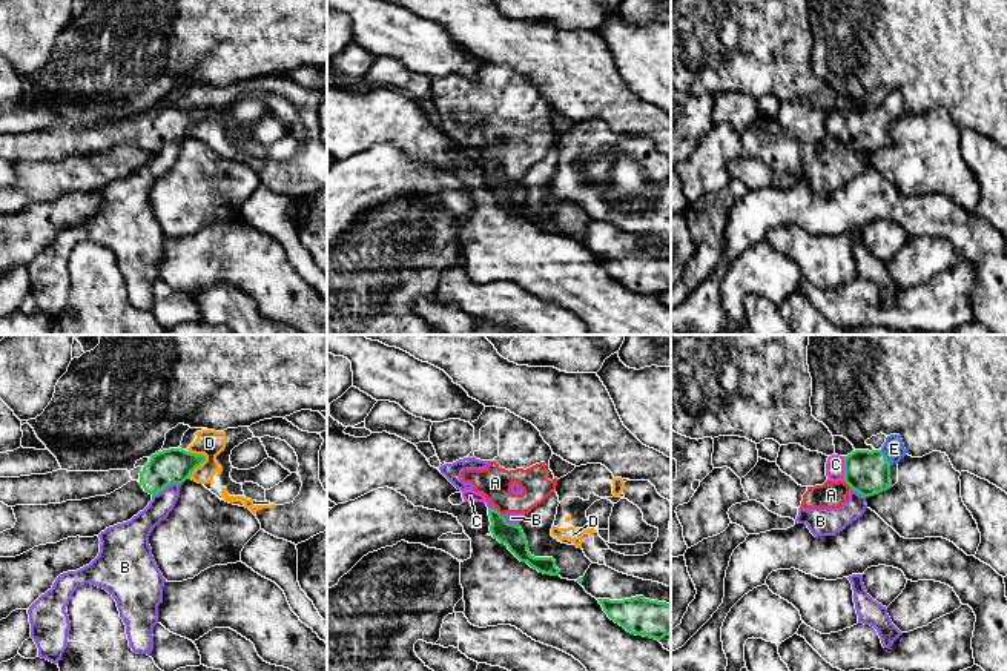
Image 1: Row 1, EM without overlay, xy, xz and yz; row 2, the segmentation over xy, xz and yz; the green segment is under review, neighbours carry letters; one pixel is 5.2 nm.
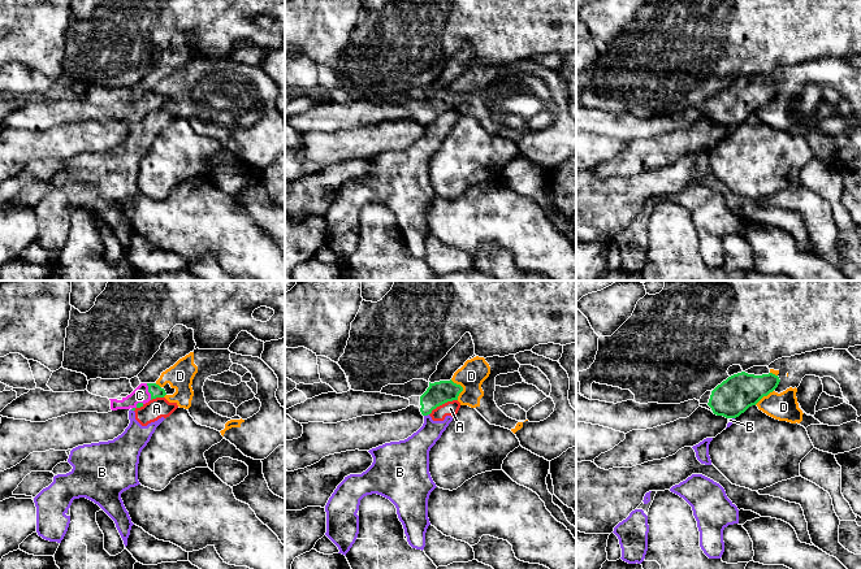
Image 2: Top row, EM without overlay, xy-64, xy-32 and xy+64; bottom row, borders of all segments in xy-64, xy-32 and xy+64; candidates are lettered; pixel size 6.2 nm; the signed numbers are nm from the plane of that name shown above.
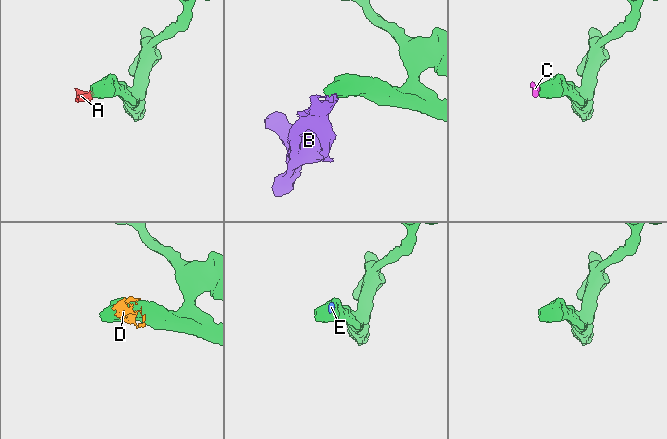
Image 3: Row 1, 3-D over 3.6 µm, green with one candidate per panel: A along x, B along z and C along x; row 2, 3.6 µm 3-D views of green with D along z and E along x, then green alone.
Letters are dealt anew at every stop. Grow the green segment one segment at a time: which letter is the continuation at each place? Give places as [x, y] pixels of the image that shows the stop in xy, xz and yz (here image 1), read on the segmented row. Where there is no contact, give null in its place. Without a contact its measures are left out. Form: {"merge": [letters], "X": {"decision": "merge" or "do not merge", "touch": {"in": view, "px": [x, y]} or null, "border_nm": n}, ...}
{"merge": ["C", "E"], "A": {"decision": "do not merge", "touch": {"in": "yz", "px": [848, 484]}, "border_nm": 60}, "B": {"decision": "do not merge", "touch": {"in": "xy", "px": [165, 485]}, "border_nm": 160}, "C": {"decision": "merge", "touch": {"in": "yz", "px": [845, 469]}, "border_nm": 130}, "D": {"decision": "do not merge", "touch": {"in": "xy", "px": [198, 466]}, "border_nm": 150}, "E": {"decision": "merge", "touch": {"in": "yz", "px": [886, 458]}, "border_nm": 100}}

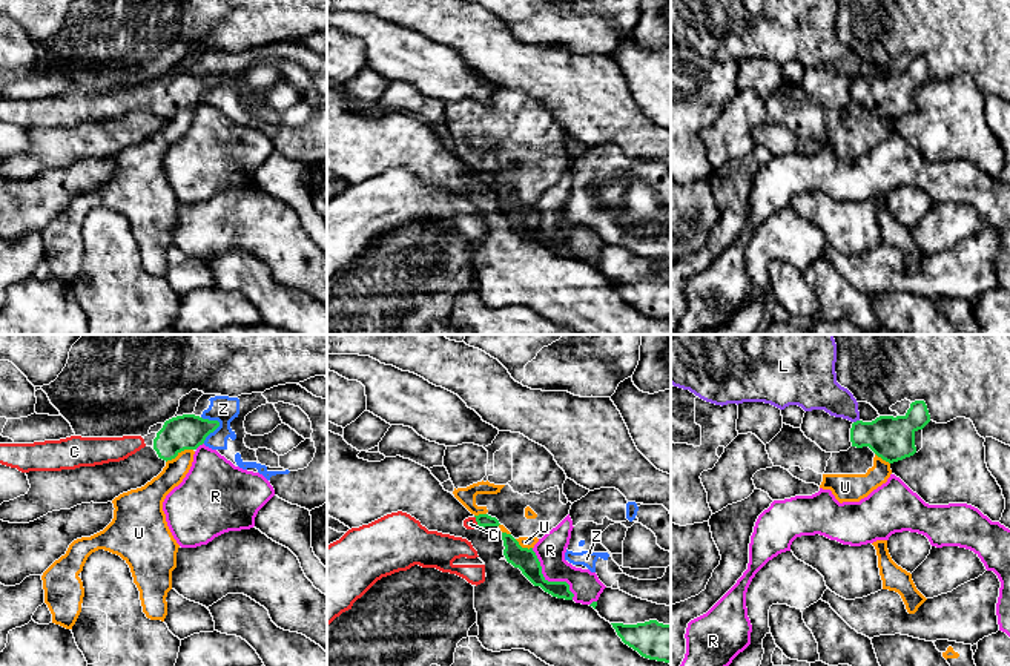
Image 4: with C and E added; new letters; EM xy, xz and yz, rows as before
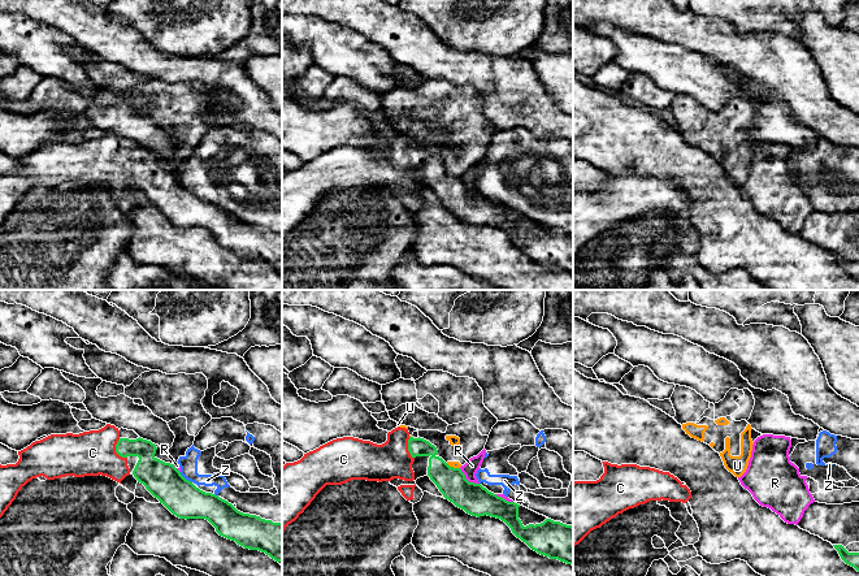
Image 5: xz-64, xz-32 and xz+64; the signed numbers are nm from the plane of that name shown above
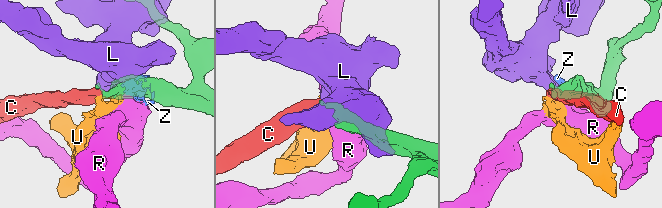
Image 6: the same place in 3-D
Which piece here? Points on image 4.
{"merge": ["C"], "C": {"decision": "merge", "touch": {"in": "xz", "px": [476, 520]}, "border_nm": 50}, "L": {"decision": "do not merge", "touch": {"in": "yz", "px": [857, 421]}, "border_nm": 40}, "R": {"decision": "do not merge", "touch": {"in": "xz", "px": [550, 582]}, "border_nm": 340}, "U": {"decision": "do not merge", "touch": {"in": "xy", "px": [178, 451]}, "border_nm": 160}, "Z": {"decision": "do not merge", "touch": {"in": "xy", "px": [212, 431]}, "border_nm": 150}}

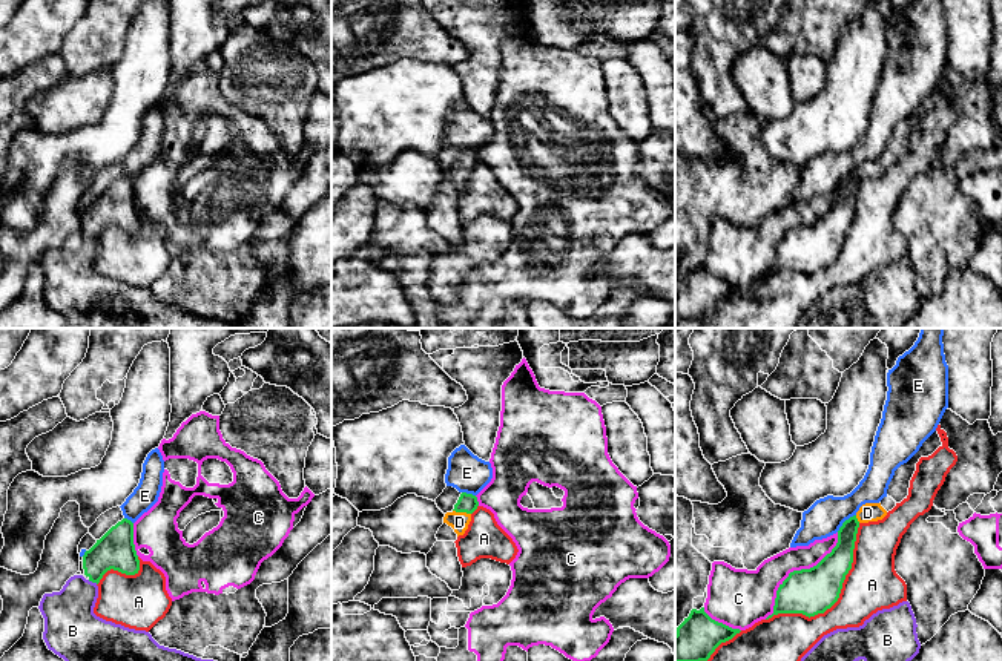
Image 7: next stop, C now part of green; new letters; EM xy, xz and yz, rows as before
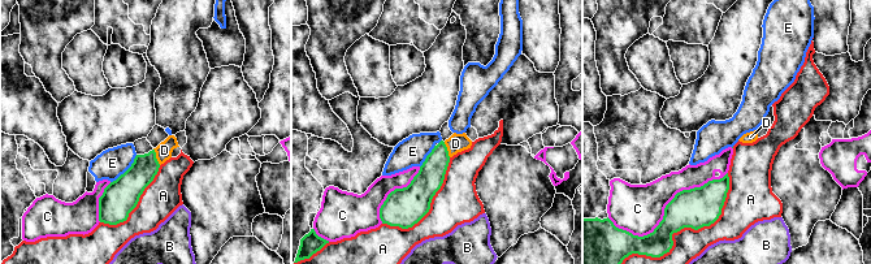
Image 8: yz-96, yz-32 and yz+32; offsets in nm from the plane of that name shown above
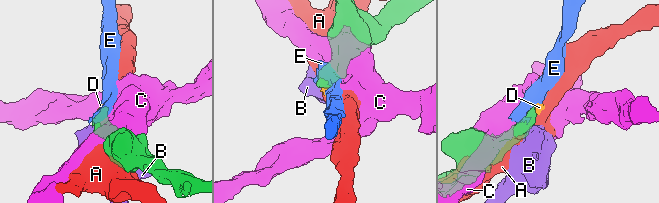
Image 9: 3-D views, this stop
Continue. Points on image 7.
{"merge": ["D"], "A": {"decision": "do not merge", "touch": {"in": "yz", "px": [838, 597]}, "border_nm": 700}, "B": {"decision": "do not merge", "touch": {"in": "xy", "px": [92, 582]}, "border_nm": 60}, "C": {"decision": "do not merge", "touch": {"in": "yz", "px": [795, 571]}, "border_nm": 600}, "D": {"decision": "merge", "touch": {"in": "xz", "px": [462, 511]}, "border_nm": 100}, "E": {"decision": "do not merge", "touch": {"in": "yz", "px": [844, 522]}, "border_nm": 140}}

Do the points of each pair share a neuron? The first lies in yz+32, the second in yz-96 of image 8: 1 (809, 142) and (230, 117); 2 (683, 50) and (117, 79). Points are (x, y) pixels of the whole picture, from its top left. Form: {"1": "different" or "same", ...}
{"1": "different", "2": "same"}

